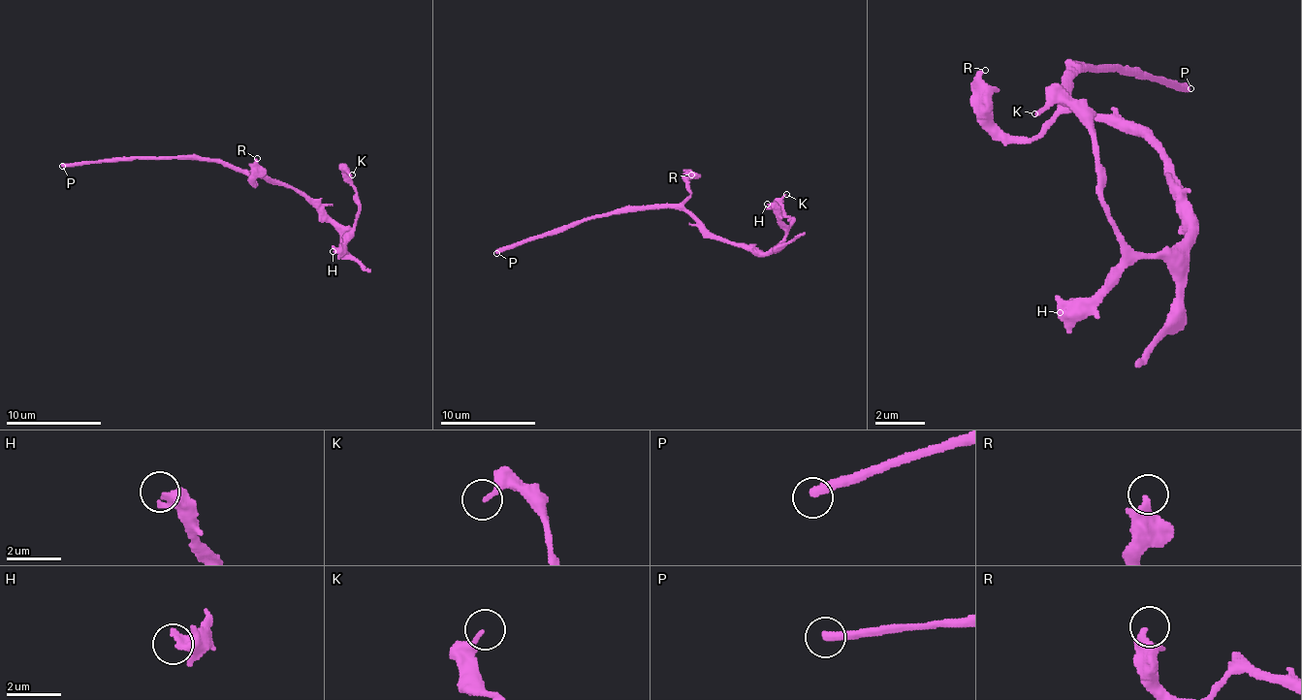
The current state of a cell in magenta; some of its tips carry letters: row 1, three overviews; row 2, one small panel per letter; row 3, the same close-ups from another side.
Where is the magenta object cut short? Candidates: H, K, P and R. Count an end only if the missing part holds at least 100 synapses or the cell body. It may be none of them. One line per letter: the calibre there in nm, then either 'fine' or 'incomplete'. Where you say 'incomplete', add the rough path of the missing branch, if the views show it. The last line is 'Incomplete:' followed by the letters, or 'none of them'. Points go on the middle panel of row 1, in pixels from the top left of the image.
H: 480 nm | fine
K: 180 nm | fine
P: 320 nm | incomplete
R: 360 nm | fine
Incomplete: P

